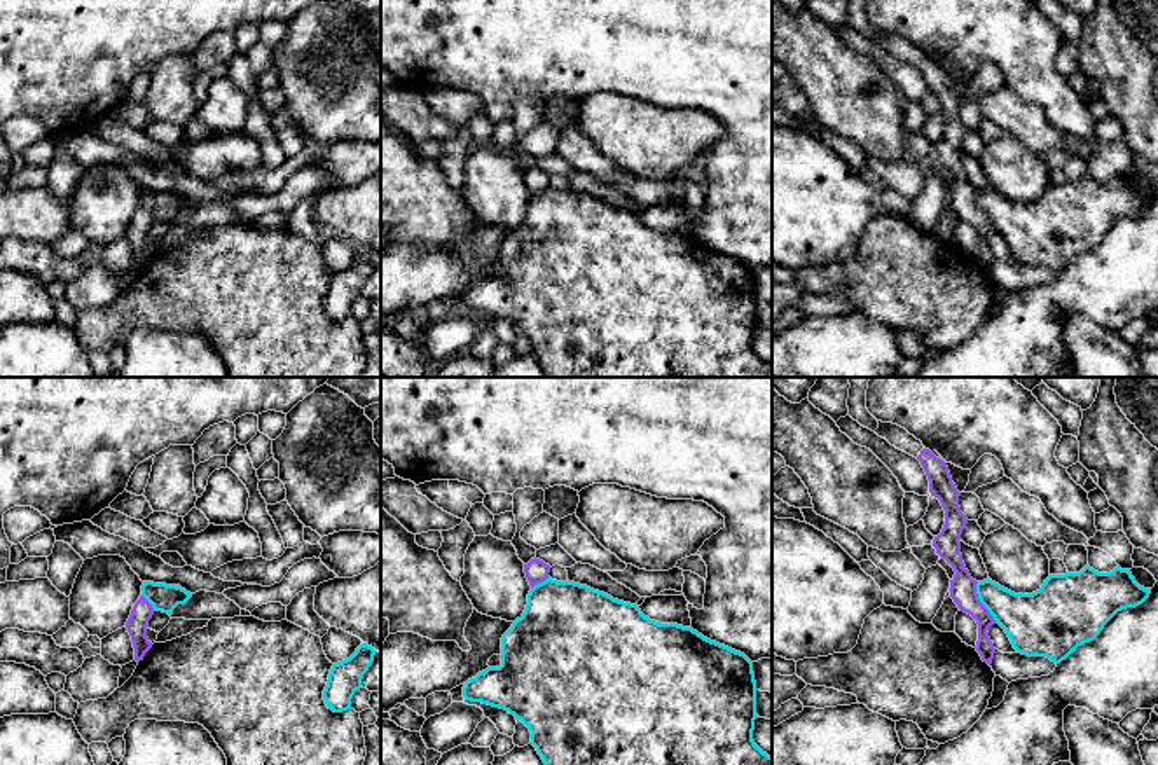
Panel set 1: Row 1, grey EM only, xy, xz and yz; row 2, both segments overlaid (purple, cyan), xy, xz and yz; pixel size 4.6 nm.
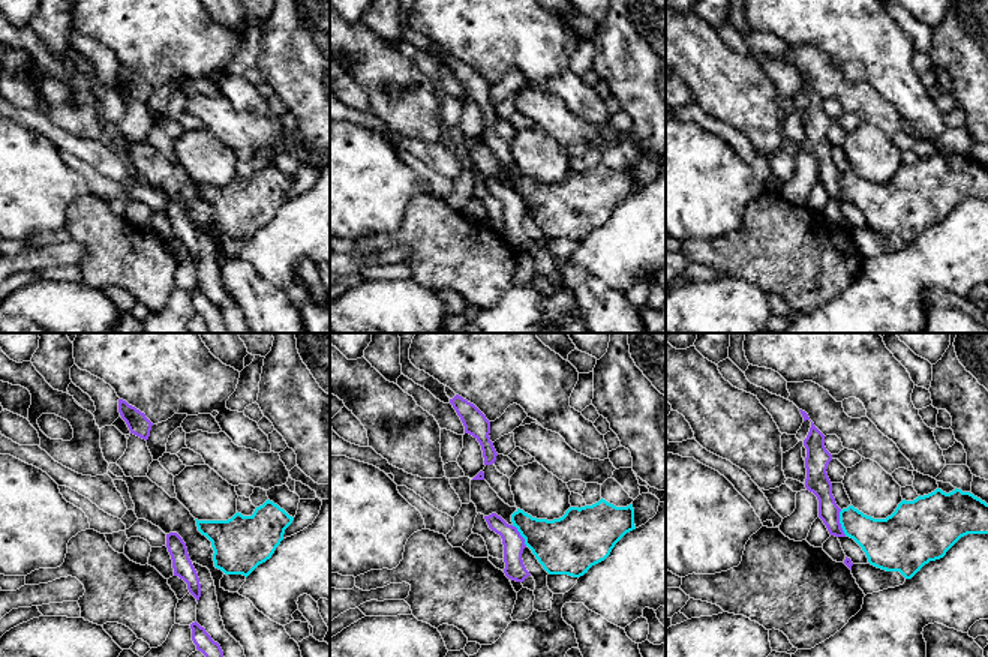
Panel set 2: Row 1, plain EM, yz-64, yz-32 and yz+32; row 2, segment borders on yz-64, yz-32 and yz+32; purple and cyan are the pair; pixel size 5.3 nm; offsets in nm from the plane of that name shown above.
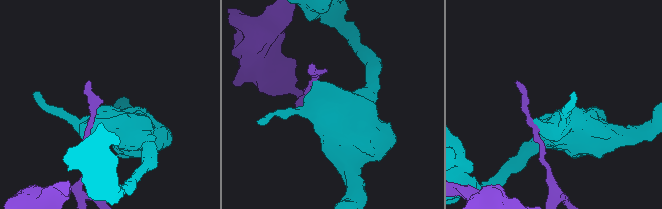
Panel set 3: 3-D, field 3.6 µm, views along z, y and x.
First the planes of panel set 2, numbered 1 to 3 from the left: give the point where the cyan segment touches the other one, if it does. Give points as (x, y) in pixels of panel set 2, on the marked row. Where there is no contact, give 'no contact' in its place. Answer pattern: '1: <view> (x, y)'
1: no contact
2: yz-32 (519, 534)
3: yz+32 (838, 522)

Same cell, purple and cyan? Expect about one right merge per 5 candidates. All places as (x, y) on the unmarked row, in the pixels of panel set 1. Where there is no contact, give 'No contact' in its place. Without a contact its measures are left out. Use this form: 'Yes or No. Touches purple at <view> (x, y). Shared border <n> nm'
No. Touches purple at yz (980, 212). Shared border 220 nm

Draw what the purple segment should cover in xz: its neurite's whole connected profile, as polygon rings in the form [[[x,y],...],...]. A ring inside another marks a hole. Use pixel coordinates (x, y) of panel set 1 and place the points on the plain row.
[[[534,166],[527,173],[524,173],[524,182],[533,197],[534,194],[538,194],[548,187],[550,175]]]

